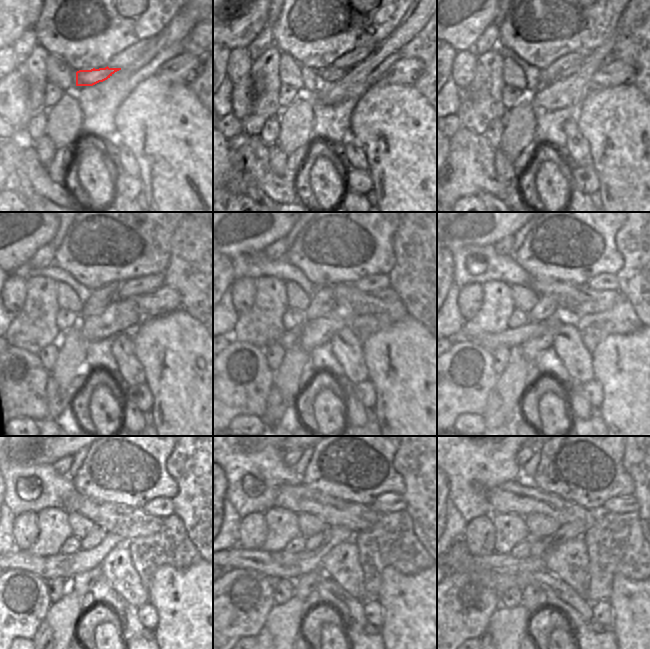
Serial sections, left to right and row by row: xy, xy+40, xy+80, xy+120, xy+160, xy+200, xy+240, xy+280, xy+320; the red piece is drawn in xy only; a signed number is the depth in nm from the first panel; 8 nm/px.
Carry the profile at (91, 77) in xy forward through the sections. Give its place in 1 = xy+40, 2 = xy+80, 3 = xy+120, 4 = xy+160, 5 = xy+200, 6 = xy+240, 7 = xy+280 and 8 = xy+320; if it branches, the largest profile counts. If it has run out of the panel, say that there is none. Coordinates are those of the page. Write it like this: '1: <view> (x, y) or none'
1: xy+40 (329, 74)
2: xy+80 (574, 68)
3: xy+120 (144, 284)
4: xy+160 (378, 281)
5: xy+200 (602, 281)
6: xy+240 (162, 507)
7: xy+280 (389, 503)
8: xy+320 (620, 504)

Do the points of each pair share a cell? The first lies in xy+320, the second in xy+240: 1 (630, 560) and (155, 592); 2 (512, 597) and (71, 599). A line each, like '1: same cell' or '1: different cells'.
1: different cells
2: different cells

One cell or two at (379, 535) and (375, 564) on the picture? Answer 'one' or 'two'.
one

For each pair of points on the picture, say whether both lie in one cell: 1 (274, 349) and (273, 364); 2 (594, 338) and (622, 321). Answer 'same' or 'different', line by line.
1: same
2: same

